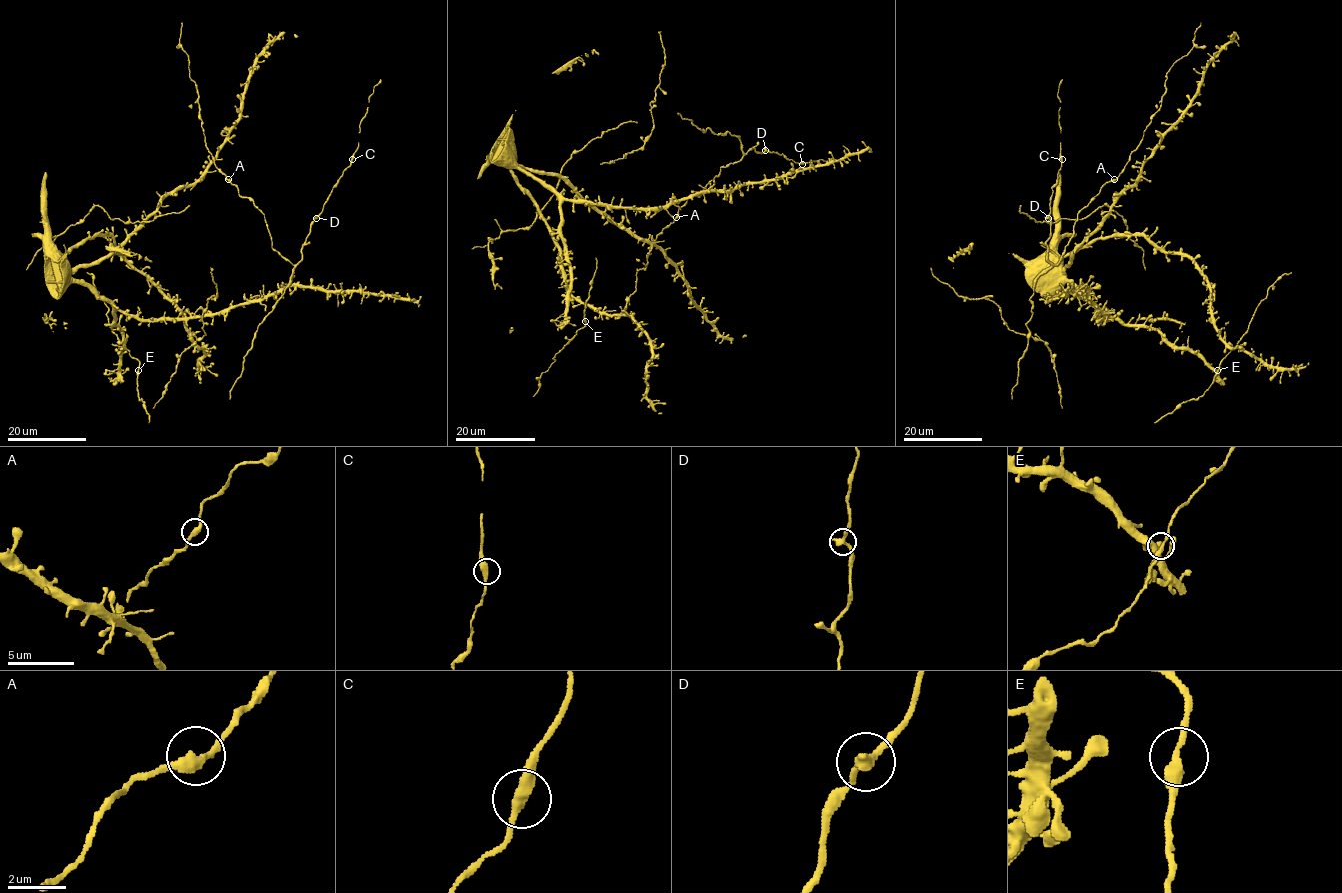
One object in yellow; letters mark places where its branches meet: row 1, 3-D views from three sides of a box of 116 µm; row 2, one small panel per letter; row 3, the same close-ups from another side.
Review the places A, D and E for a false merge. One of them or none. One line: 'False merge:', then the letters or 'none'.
False merge: none

